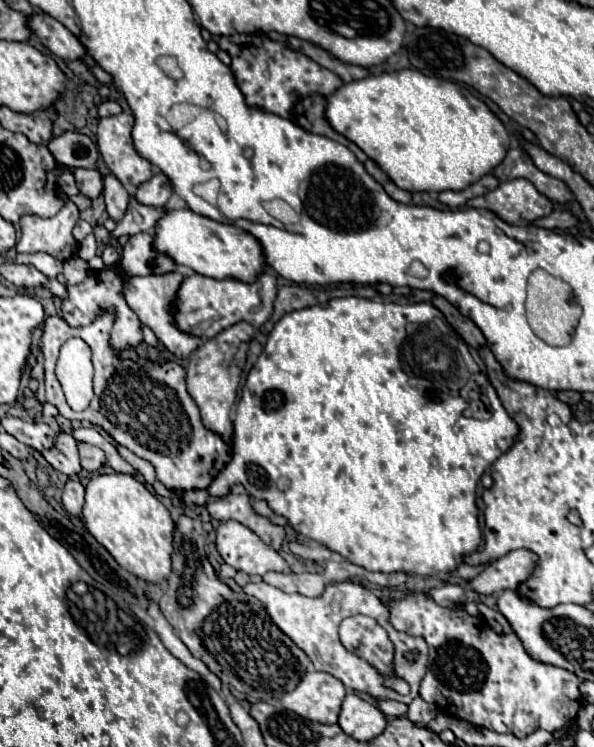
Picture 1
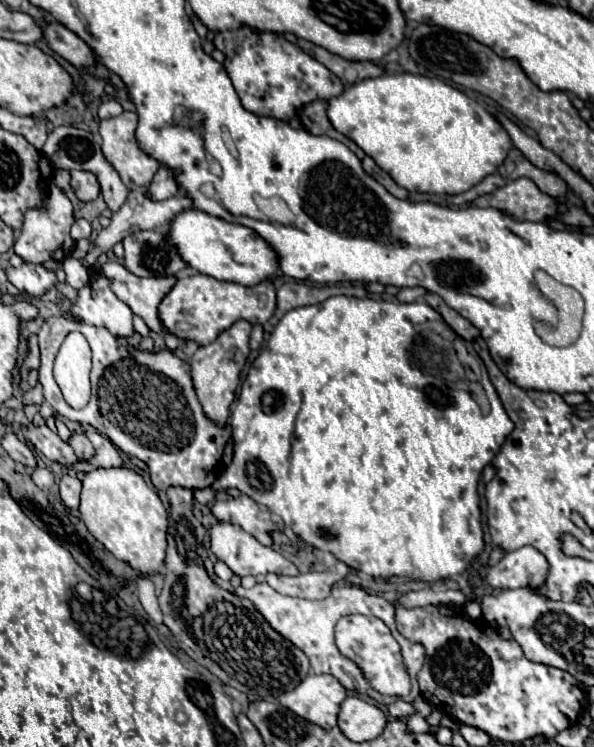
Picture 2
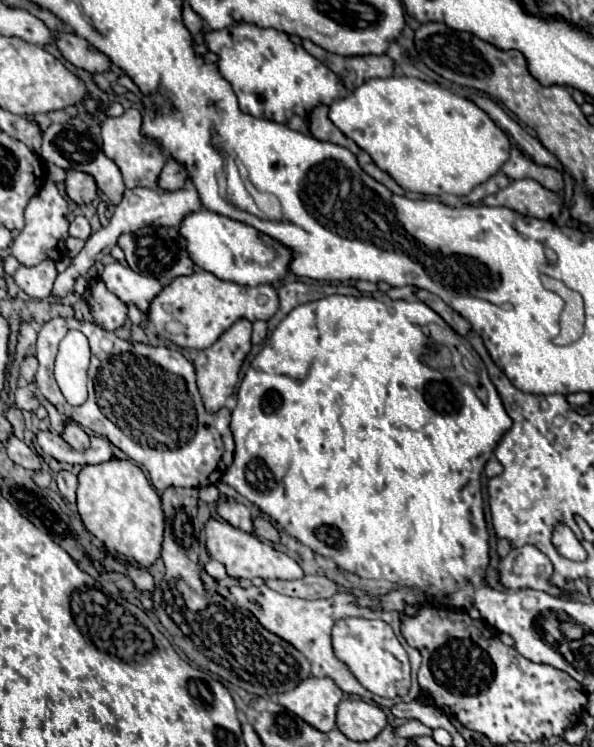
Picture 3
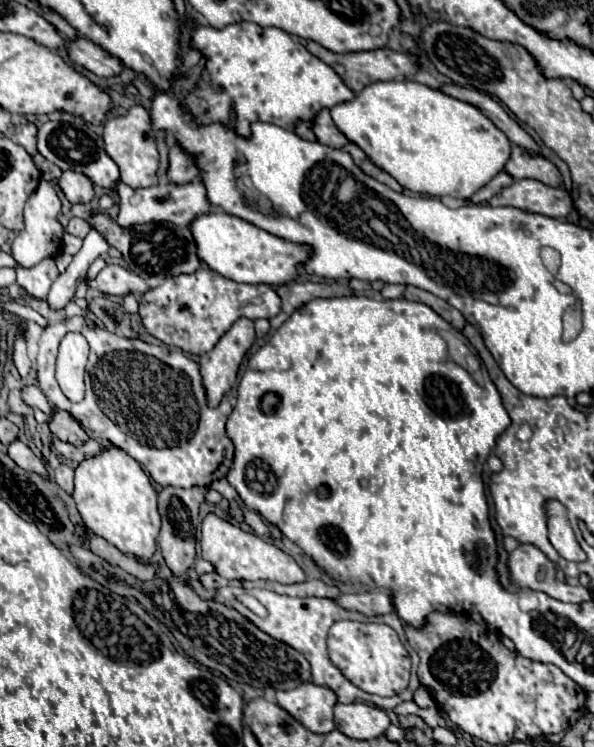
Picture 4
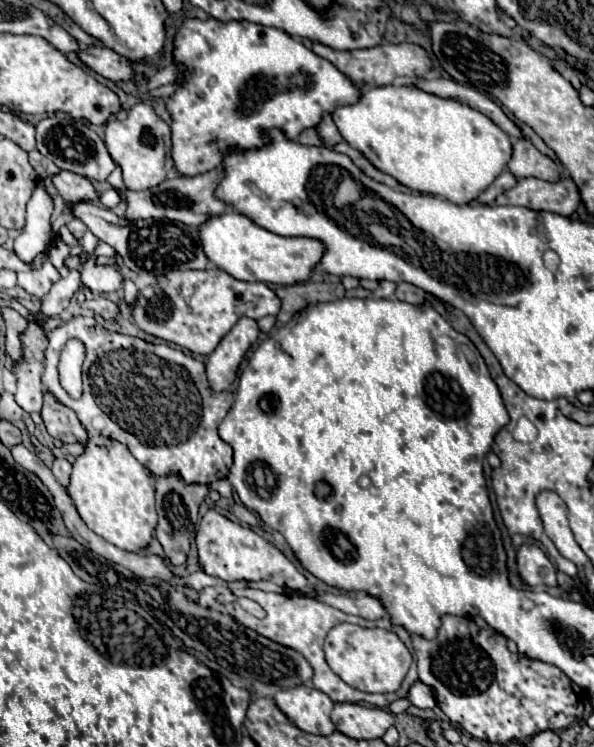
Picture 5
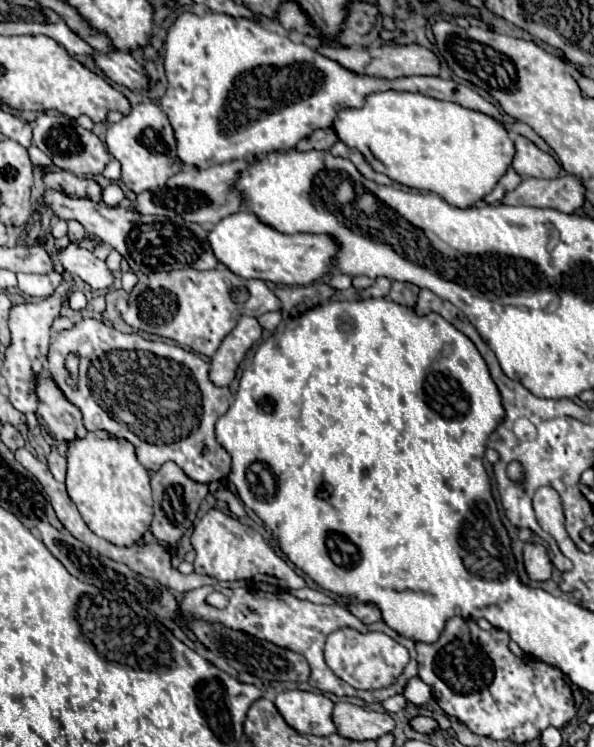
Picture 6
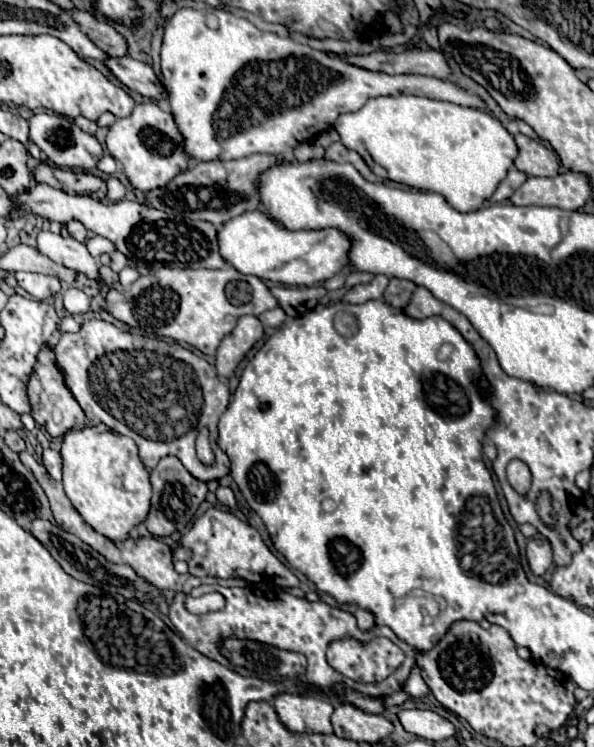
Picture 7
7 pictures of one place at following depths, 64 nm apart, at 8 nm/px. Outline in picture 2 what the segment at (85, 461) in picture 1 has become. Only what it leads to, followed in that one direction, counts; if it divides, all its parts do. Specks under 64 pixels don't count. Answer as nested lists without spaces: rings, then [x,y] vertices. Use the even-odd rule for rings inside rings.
[[[72,432],[68,444],[74,448],[74,452],[76,452],[76,456],[80,460],[86,460],[86,458],[90,458],[94,454],[94,448],[92,448],[90,440],[82,432]]]

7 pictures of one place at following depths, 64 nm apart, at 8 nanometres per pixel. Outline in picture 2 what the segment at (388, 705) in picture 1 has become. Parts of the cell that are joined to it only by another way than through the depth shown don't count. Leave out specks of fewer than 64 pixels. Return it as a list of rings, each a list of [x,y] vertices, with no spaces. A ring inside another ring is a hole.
[[[398,700],[398,702],[394,702],[394,704],[388,706],[388,712],[390,712],[390,716],[402,720],[402,718],[410,718],[410,716],[414,716],[416,710],[414,710],[412,704],[408,704],[408,702],[404,702],[404,700]]]

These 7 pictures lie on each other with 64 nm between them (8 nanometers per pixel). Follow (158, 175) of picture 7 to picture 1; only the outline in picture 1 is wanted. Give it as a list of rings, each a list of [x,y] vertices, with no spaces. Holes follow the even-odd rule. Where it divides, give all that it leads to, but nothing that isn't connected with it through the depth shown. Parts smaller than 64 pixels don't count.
[[[132,114],[108,116],[98,122],[98,148],[108,170],[124,186],[140,186],[152,178],[152,164],[138,156],[132,144]]]

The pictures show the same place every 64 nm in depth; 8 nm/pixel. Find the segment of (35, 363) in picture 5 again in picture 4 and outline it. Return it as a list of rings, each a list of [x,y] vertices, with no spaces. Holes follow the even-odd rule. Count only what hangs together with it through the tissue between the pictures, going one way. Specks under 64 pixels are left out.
[[[34,382],[34,384],[26,384],[24,388],[22,388],[22,400],[24,400],[24,404],[26,406],[30,406],[30,408],[40,408],[42,412],[46,412],[46,416],[52,416],[52,406],[48,404],[48,400],[46,400],[46,396],[44,396],[44,392],[40,392],[40,386]]]

